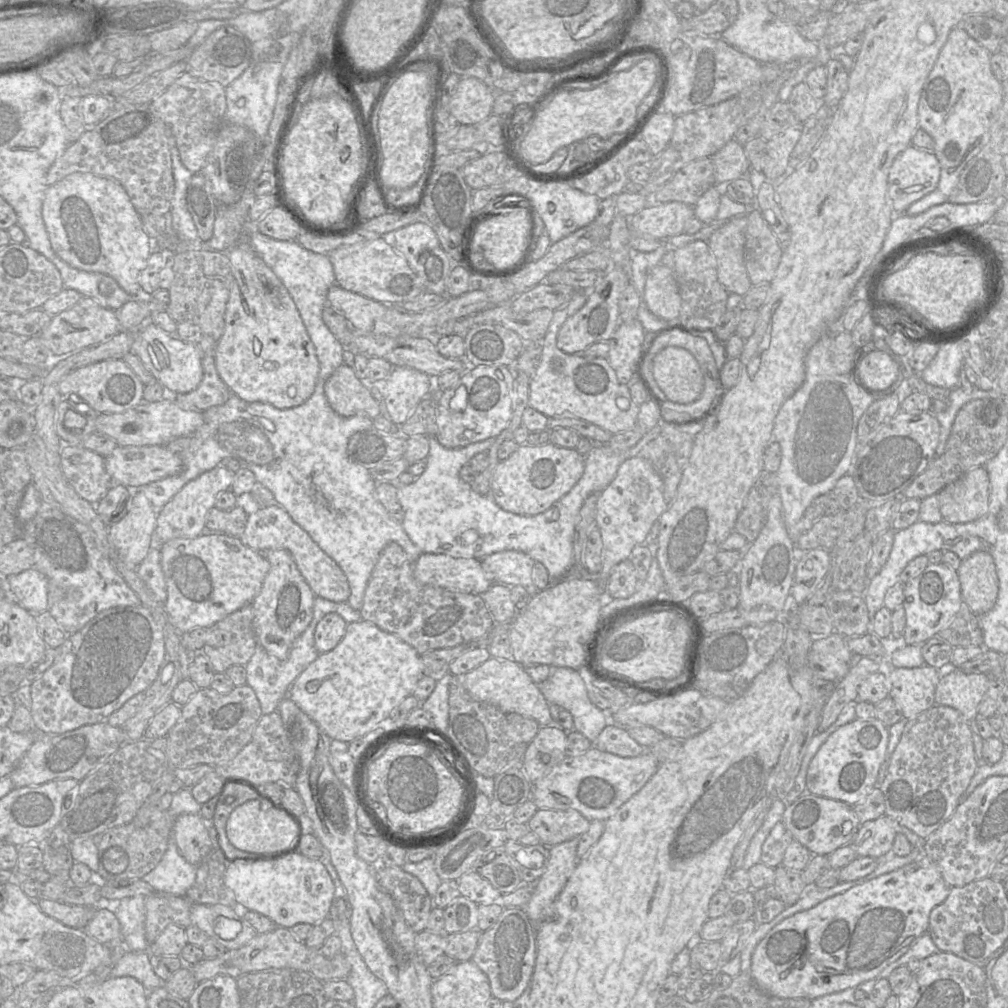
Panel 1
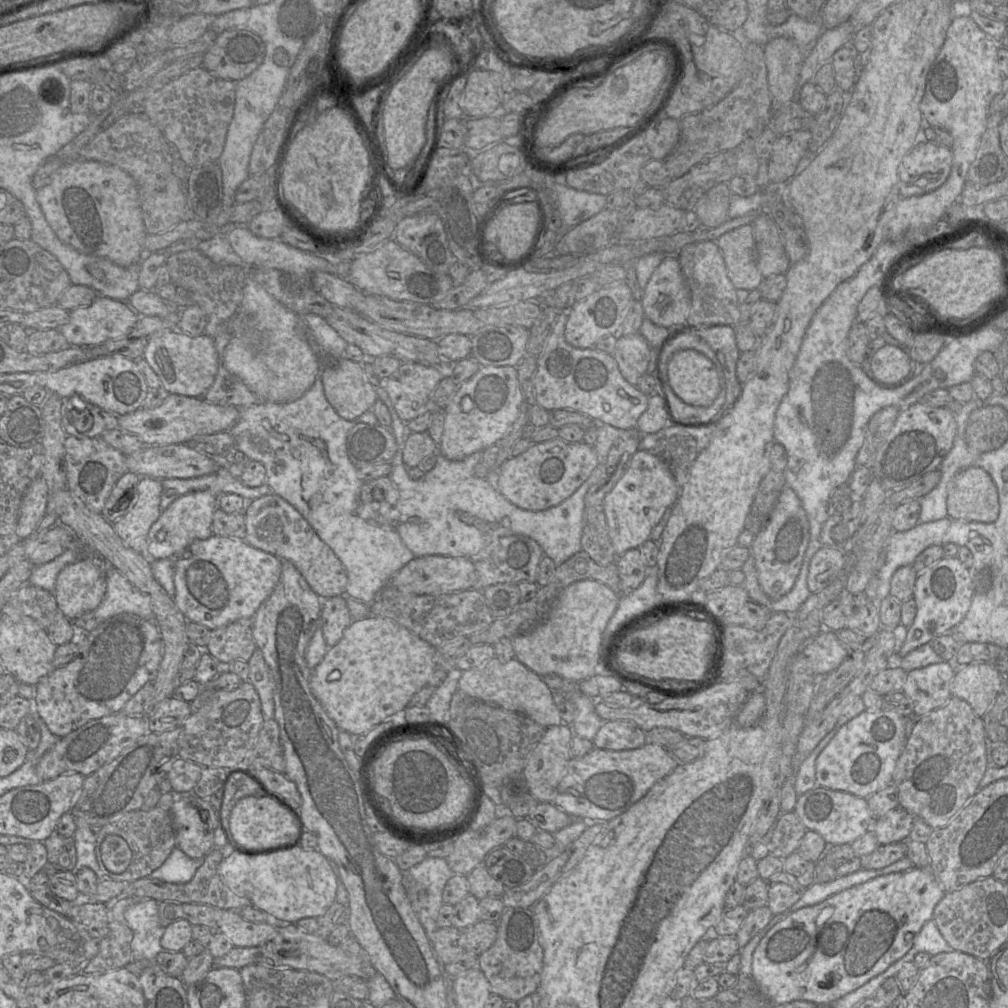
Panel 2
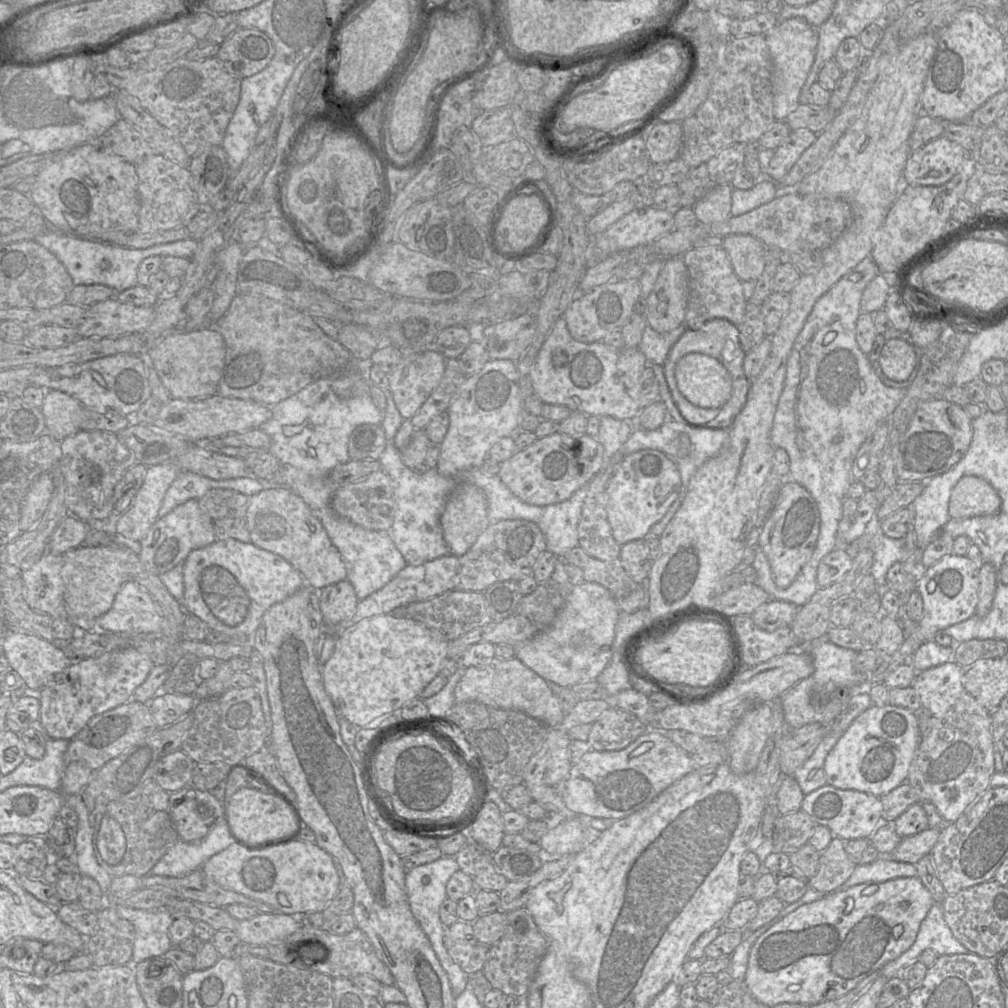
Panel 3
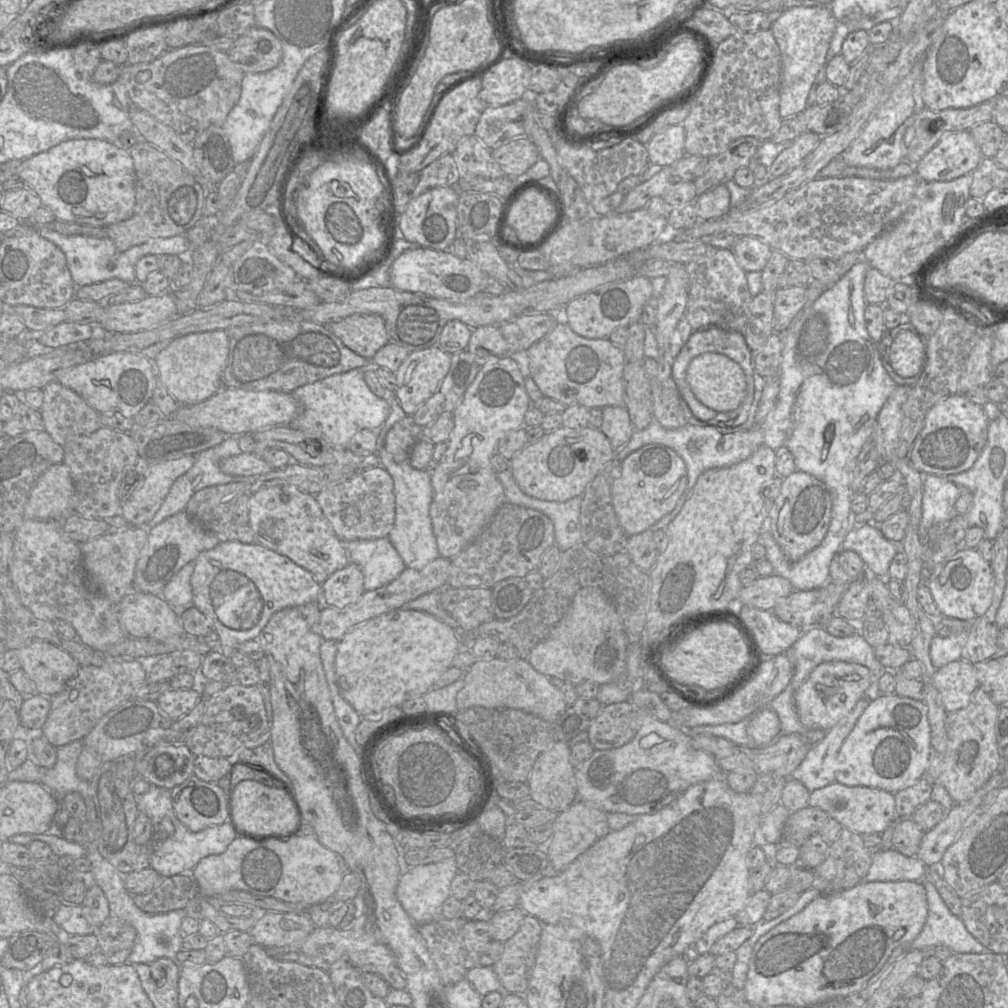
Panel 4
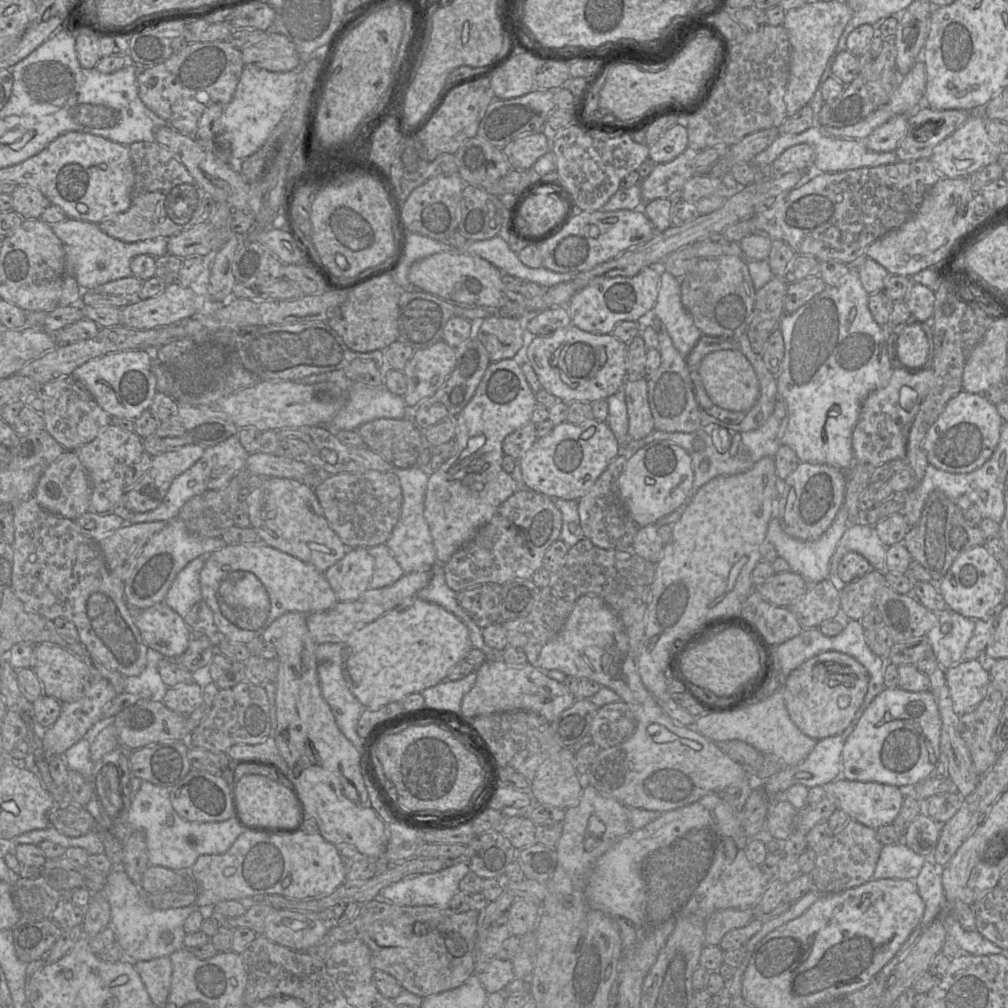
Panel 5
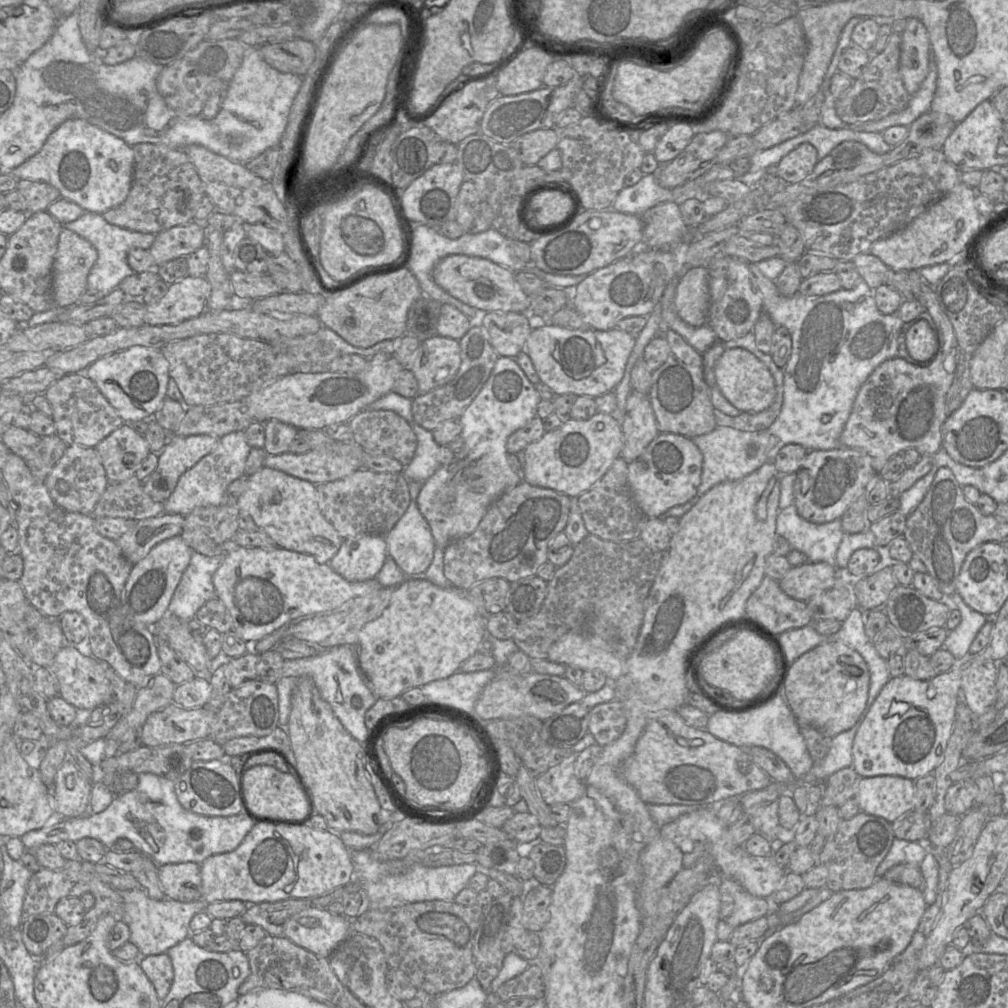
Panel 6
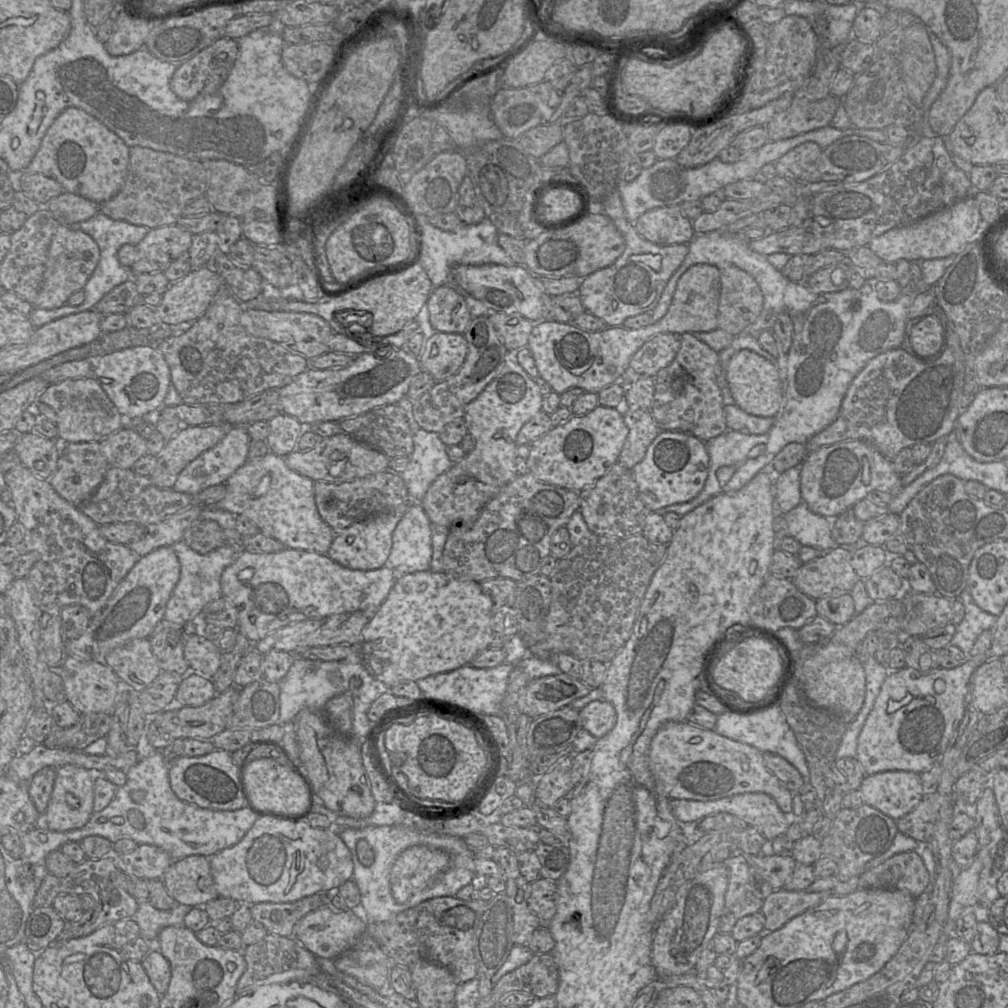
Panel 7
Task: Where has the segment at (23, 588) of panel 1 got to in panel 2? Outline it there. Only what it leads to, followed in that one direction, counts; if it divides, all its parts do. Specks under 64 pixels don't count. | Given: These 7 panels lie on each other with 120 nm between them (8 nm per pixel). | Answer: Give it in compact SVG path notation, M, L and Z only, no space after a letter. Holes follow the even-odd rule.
M67 548L60 556L56 557L50 562L34 566L32 573L28 579L28 583L33 586L39 587L46 591L54 593L54 588L56 584L56 579L61 570L68 564L77 561L83 554L88 554L86 552L80 552L78 548Z

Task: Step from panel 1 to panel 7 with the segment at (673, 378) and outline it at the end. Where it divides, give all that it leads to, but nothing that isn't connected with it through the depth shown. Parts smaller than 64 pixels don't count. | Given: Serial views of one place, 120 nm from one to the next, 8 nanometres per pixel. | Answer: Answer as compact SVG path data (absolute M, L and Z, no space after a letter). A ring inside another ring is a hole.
M749 349L737 352L727 366L727 381L735 404L745 412L760 417L776 417L783 404L784 388L778 369Z

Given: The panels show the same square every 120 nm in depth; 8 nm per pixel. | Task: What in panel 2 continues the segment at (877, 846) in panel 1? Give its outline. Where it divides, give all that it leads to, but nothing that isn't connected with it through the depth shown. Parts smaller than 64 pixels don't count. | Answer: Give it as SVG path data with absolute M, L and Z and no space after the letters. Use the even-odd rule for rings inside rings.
M898 807L874 819L870 831L873 831L880 845L901 842L909 837L913 819L911 813Z

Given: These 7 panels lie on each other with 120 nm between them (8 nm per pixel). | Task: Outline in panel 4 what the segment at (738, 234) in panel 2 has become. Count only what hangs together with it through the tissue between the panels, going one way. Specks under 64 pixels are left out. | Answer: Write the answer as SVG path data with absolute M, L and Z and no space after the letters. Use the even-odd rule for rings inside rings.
M741 236L732 246L732 251L745 272L761 272L768 262L772 249L755 237Z

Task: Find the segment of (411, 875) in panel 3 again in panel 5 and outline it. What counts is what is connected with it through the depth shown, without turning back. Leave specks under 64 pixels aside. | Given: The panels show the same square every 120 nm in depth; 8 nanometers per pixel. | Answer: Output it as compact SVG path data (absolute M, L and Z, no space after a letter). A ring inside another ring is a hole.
M459 860L444 869L422 873L415 876L404 878L381 890L379 898L402 906L436 906L439 908L449 907L450 900L459 890L459 882L470 871L463 860Z

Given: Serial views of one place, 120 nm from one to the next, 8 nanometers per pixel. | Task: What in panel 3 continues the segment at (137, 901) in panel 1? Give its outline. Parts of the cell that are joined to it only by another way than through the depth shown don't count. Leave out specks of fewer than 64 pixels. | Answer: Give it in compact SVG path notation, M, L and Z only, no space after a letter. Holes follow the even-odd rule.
M112 902L110 904L115 906L117 913L122 918L128 920L134 926L135 940L131 958L133 966L145 959L163 957L173 947L169 938L169 927L172 925L174 919L166 908L143 910Z

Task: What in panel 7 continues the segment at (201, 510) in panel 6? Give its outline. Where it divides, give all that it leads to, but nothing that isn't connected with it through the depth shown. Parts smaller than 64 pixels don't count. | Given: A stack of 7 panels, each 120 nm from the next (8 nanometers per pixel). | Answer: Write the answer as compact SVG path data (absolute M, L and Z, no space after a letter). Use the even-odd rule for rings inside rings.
M201 518L191 524L182 540L199 554L210 553L227 543L225 533L217 522Z

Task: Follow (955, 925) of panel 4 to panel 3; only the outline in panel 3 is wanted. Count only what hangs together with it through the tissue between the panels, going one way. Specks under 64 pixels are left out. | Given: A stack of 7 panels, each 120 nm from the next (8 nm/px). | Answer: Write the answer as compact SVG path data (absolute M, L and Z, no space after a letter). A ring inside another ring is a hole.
M935 902L923 919L916 940L912 946L895 960L880 969L882 974L891 979L900 976L901 971L918 960L920 954L932 949L939 956L970 953L953 935L947 925L941 904Z

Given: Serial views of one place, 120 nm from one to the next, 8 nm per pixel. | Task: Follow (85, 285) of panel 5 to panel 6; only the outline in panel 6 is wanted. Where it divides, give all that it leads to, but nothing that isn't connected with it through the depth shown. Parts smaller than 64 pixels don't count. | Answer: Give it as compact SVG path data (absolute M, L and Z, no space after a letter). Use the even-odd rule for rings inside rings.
M85 212L75 221L63 224L63 226L88 240L97 250L98 258L88 274L87 289L96 290L100 299L118 288L125 278L134 274L127 262L128 252L132 248L149 250L155 240L155 234L131 231L110 224L102 214L95 212Z

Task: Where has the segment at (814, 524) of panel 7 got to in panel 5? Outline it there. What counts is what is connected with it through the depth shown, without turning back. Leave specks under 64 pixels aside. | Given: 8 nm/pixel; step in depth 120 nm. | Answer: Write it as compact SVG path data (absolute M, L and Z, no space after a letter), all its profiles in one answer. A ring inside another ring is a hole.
M843 504L830 527L816 540L802 541L790 537L782 530L778 517L774 516L769 521L766 539L774 545L778 556L787 561L790 571L801 575L808 585L815 585L829 577L831 558L848 527L848 511Z

